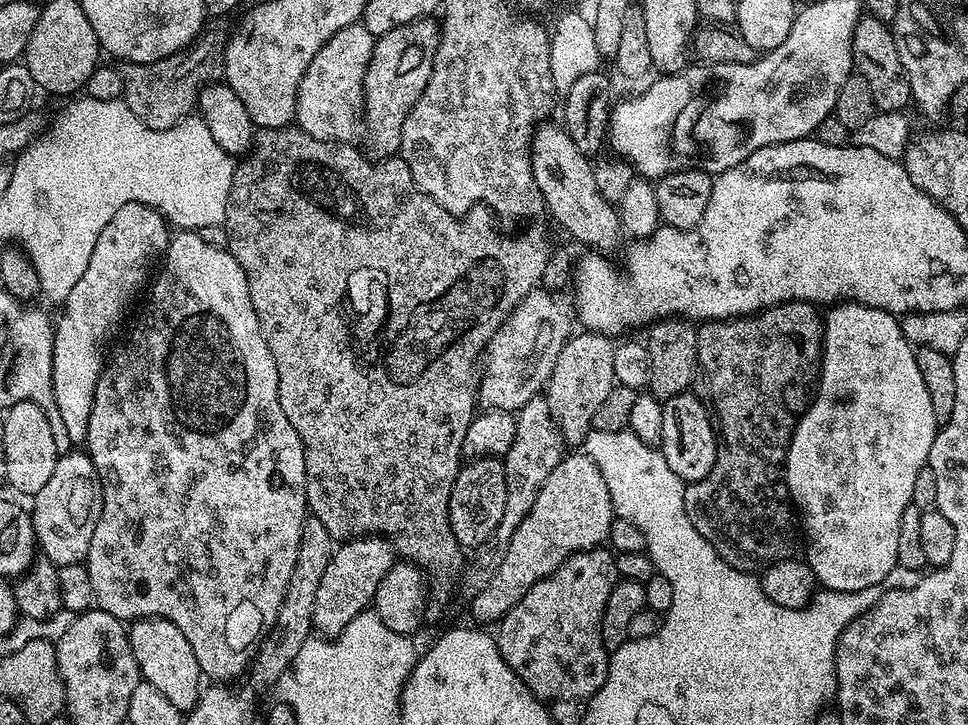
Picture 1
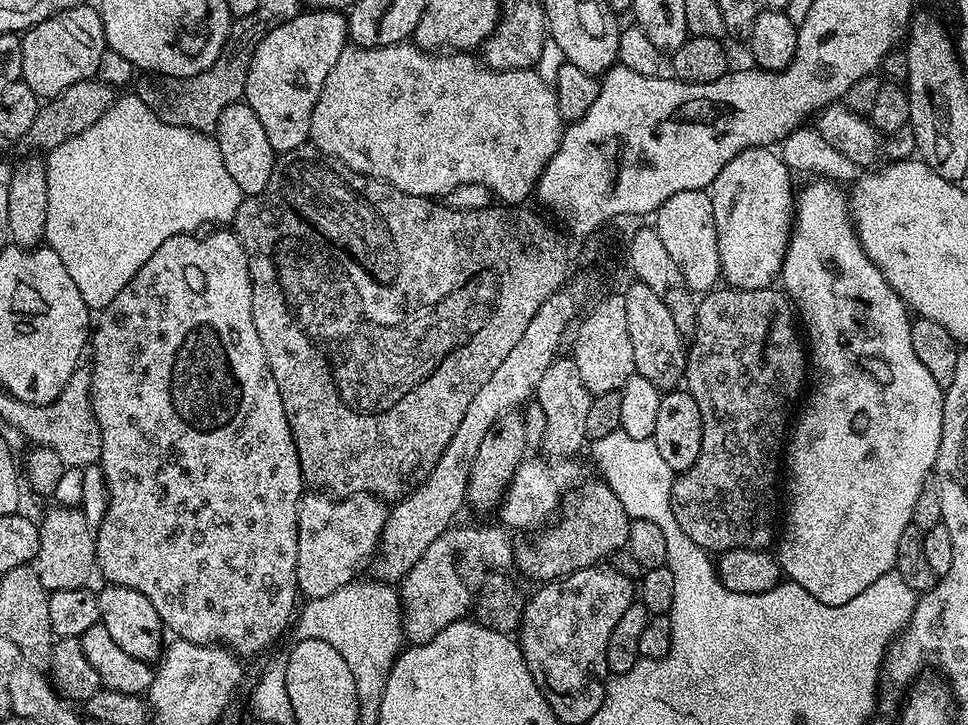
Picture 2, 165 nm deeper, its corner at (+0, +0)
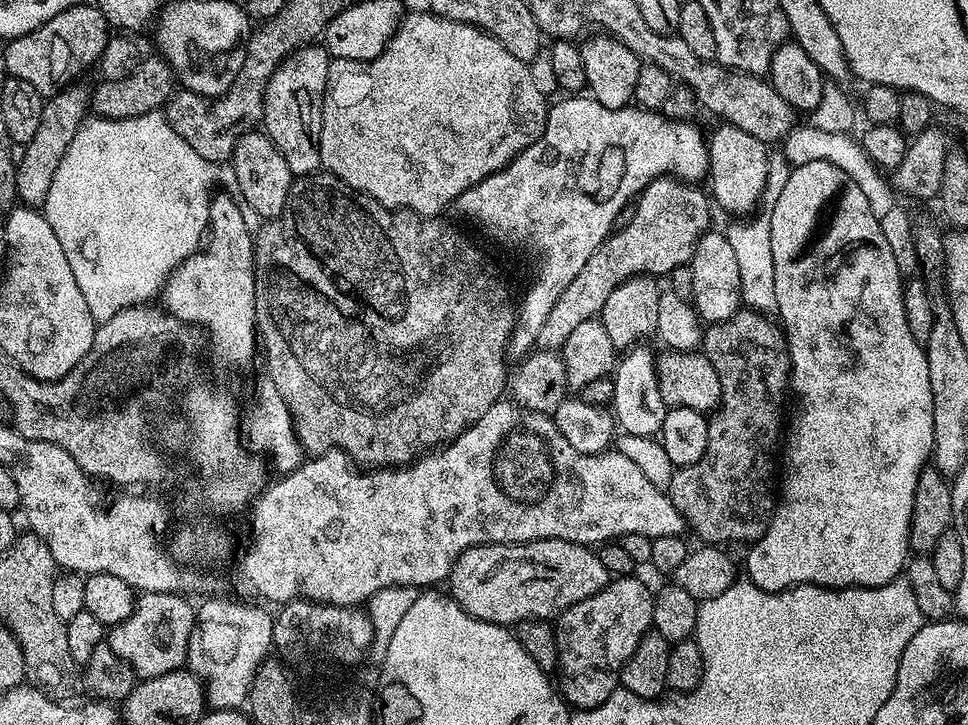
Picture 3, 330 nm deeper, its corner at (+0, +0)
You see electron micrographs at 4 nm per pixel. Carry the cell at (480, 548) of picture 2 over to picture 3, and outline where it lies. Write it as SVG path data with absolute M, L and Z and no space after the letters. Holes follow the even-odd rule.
M531 540L525 544L480 544L452 563L447 591L475 620L515 626L524 620L555 621L570 606L590 598L609 582L595 551L565 540Z

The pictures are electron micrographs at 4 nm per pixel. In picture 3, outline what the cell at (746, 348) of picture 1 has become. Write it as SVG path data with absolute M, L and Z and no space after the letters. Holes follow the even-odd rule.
M741 310L729 320L709 323L703 329L702 355L717 371L720 403L708 422L706 454L690 466L676 468L668 480L666 491L678 514L682 514L685 525L704 539L701 541L712 546L747 545L766 534L774 511L772 475L778 472L777 452L782 440L780 419L784 416L784 395L789 395L792 371L792 363L788 360L788 342L784 338L783 327L775 319L763 312Z

